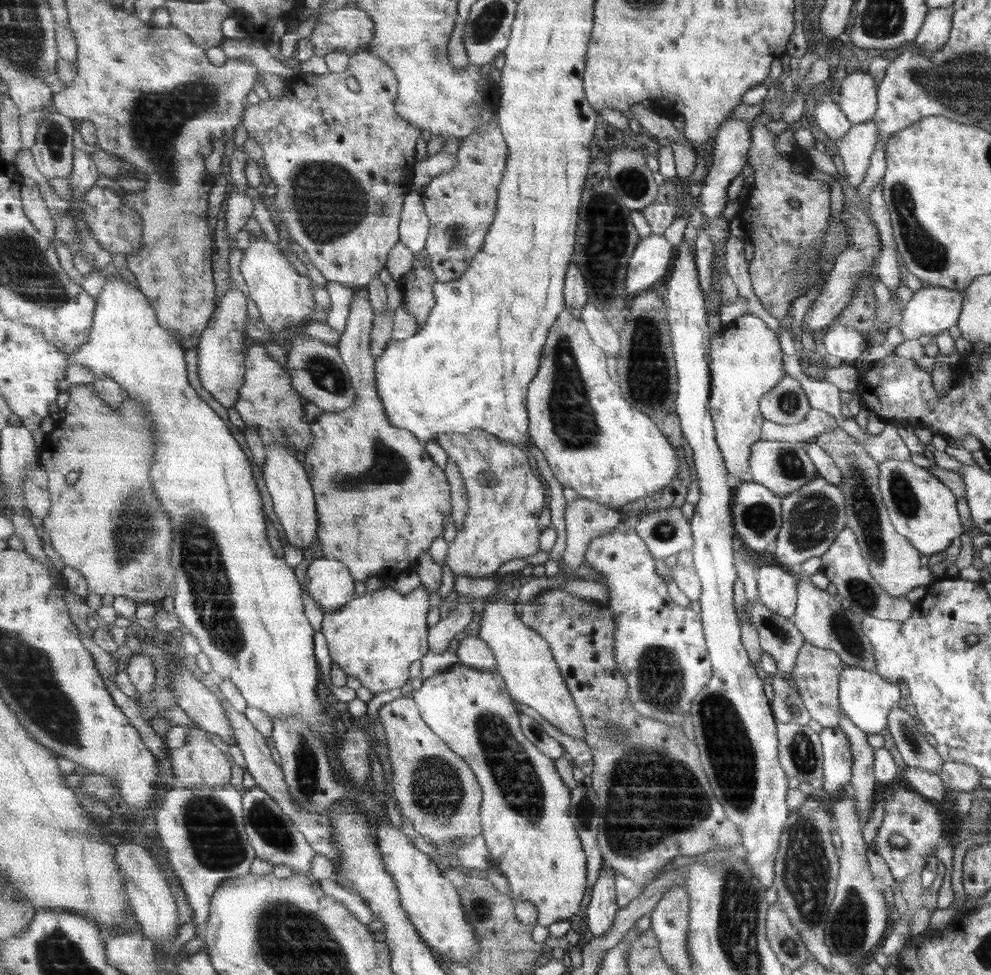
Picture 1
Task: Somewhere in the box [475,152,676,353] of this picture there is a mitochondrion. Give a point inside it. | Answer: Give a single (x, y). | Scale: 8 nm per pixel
(633, 182)

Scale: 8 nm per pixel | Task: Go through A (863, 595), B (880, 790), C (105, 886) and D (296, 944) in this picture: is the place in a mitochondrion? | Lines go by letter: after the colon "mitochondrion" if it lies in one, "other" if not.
A: mitochondrion
B: other
C: other
D: mitochondrion

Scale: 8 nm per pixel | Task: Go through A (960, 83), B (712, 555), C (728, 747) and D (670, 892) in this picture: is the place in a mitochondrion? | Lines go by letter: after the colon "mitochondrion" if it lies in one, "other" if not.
A: mitochondrion
B: other
C: mitochondrion
D: other

